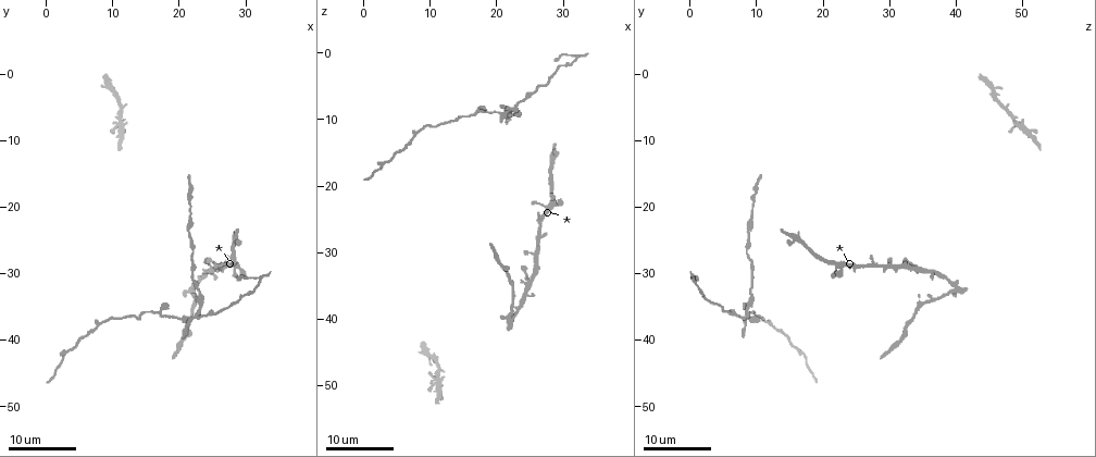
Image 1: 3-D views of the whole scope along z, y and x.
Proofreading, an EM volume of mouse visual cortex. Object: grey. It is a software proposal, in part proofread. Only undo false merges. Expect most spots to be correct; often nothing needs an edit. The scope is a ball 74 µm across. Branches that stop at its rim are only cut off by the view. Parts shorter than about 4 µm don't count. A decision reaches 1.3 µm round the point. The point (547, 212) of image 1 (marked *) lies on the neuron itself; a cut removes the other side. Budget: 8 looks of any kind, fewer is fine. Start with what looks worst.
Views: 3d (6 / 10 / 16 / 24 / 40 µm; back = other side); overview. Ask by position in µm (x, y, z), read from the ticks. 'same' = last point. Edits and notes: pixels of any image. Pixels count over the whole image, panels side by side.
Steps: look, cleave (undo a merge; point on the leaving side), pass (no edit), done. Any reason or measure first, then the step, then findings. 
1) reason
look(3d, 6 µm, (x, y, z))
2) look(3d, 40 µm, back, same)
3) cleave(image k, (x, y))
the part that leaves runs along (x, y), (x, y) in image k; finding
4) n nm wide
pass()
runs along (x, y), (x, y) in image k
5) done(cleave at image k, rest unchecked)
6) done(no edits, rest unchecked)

four-way junction
look(3d, 16 µm, (22.5, 36.5, 8.5))

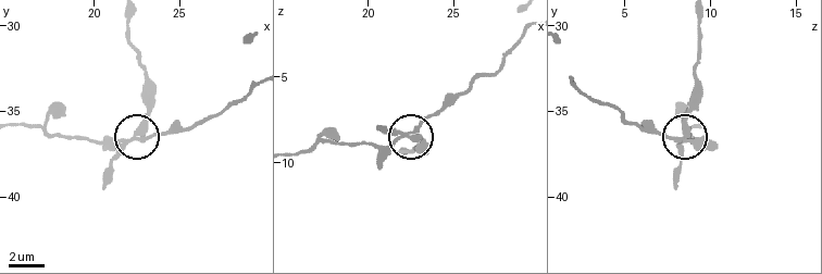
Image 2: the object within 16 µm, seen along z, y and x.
zoom in
look(3d, 10 µm, (22.6, 36.7, 8.3))

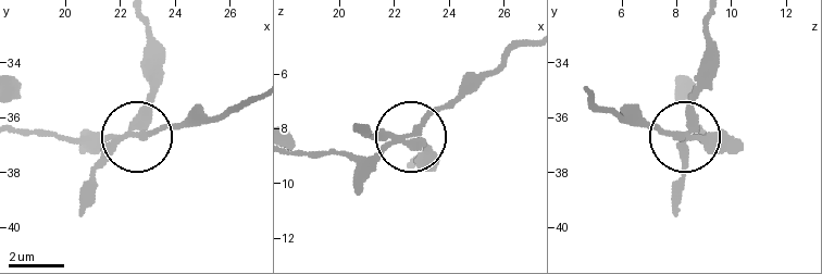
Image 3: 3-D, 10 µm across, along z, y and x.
270 nm wide
cleave(image 3, (98, 167))
the part that leaves runs along (123, 135), (149, 88), (146, 19) in image 3; two neurons meet here

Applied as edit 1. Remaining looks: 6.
see it whole again
look(overview)

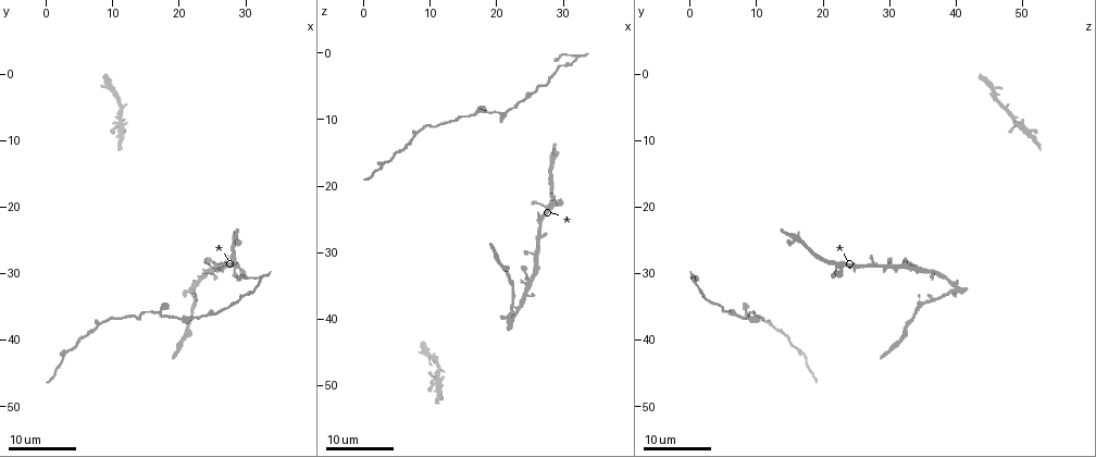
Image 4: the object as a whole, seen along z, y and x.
look(3d, 24 µm, (18.0, 36.0, 9.0))

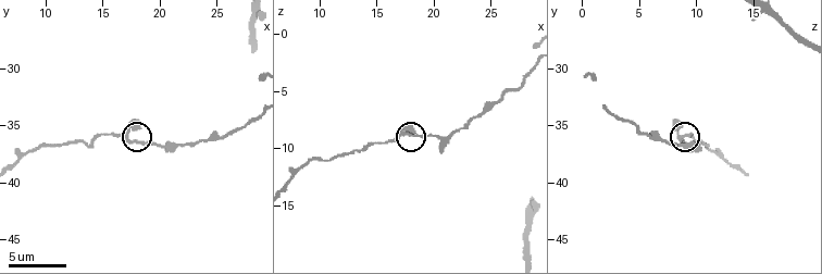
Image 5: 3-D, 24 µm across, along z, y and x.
look(3d, 6 µm, (17.6, 36.4, 9.0))

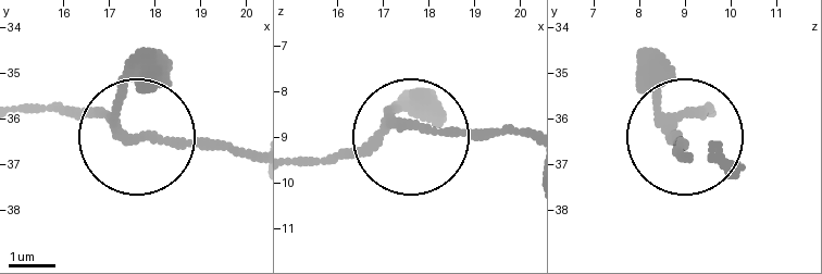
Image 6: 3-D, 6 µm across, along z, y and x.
150 nm wide
pass()
continuous, no second neuron

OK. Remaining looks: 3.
four-way junction
look(3d, 24 µm, (25.0, 29.0, 34.0))

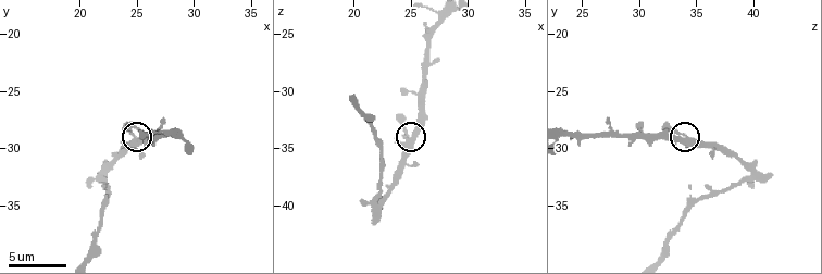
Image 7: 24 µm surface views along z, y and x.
look(3d, 6 µm, (24.8, 29.2, 34.4))

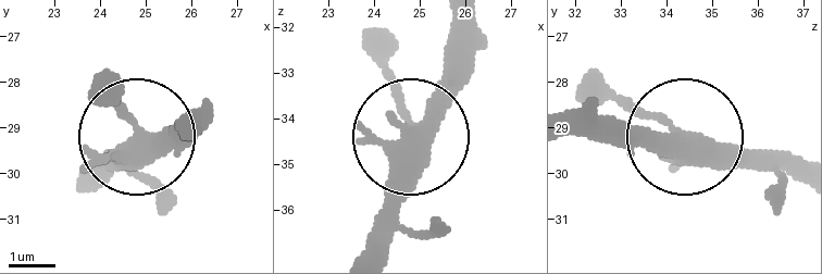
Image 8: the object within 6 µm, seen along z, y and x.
look(3d, 6 µm, back, (24.90, 29.30, 34.40))

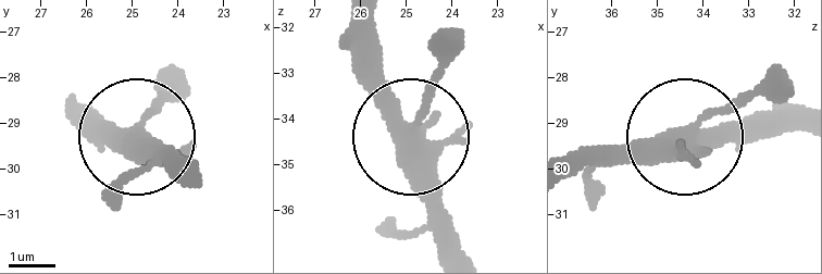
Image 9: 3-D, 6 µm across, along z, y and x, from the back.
4 arms
pass()
runs along (800, 114), (690, 129), (761, 83) in image 9; continuous, no second neuron

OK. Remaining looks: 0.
done(cleave at image 3, rest unchecked)

